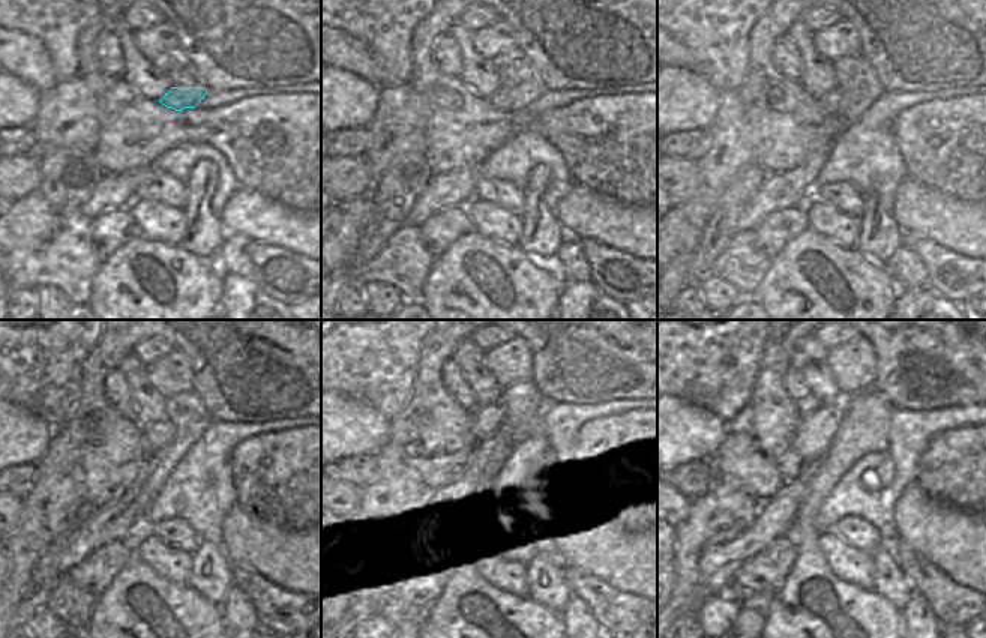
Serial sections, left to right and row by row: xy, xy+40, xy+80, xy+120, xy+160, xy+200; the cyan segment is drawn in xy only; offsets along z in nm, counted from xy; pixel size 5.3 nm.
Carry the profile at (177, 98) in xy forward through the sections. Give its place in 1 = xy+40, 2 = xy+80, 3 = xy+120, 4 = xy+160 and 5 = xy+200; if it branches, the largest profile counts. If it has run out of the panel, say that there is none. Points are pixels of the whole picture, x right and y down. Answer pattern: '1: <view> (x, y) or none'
1: xy+40 (502, 99)
2: xy+80 (832, 102)
3: xy+120 (158, 434)
4: xy+160 (485, 422)
5: xy+200 (815, 431)

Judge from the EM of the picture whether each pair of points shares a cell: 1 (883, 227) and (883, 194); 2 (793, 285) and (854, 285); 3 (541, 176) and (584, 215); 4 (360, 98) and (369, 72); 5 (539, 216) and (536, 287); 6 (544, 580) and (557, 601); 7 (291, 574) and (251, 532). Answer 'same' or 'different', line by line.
1: different
2: same
3: different
4: different
5: different
6: same
7: same

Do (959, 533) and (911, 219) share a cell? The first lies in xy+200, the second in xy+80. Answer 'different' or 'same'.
same

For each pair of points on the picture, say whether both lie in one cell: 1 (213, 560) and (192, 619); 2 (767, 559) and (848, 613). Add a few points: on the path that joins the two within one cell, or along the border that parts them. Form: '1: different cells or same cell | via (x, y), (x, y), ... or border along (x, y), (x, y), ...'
1: different cells | border along (188, 586), (218, 607)
2: different cells | border along (788, 538), (796, 562), (772, 595)

